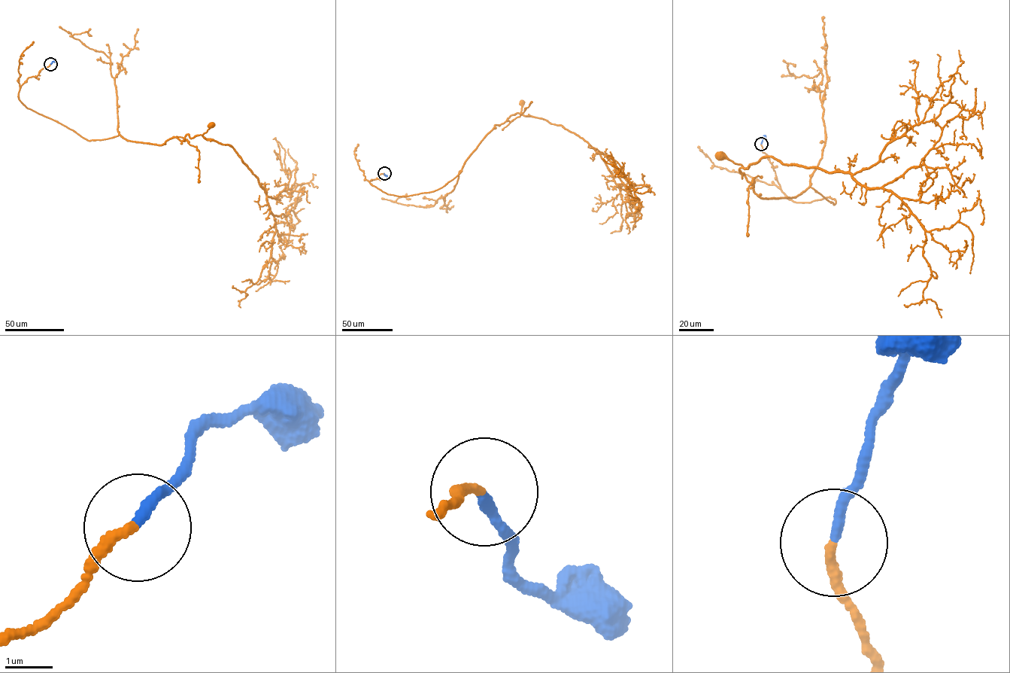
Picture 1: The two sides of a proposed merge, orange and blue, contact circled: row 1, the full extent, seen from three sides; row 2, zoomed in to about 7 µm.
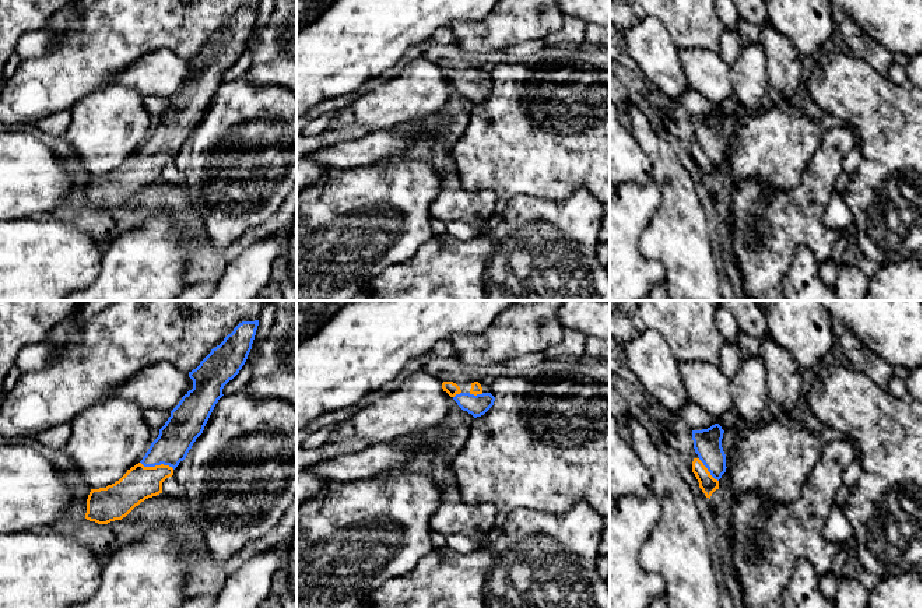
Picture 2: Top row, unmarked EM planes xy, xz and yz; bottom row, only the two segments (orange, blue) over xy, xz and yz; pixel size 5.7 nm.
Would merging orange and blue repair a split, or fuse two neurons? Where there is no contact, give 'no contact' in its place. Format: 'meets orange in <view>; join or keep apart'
meets orange in xy; join

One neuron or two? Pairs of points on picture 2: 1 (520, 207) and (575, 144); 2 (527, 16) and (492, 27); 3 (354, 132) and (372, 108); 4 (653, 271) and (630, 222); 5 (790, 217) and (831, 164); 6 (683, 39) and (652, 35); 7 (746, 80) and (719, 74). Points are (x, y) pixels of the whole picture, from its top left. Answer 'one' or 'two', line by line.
1: two
2: one
3: two
4: one
5: one
6: two
7: two

